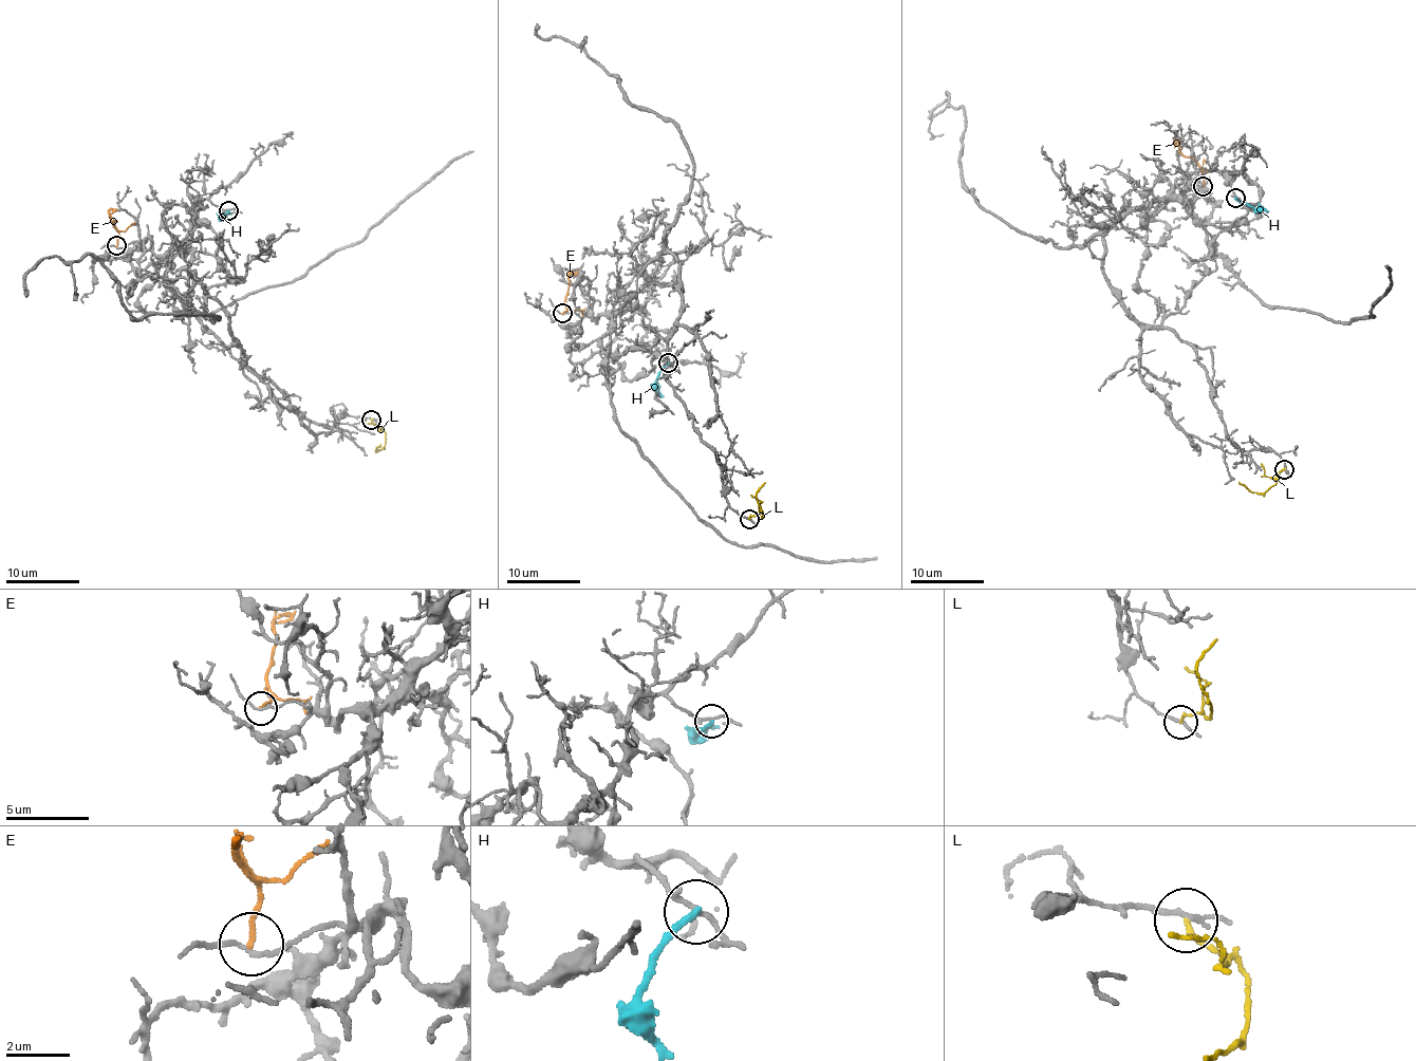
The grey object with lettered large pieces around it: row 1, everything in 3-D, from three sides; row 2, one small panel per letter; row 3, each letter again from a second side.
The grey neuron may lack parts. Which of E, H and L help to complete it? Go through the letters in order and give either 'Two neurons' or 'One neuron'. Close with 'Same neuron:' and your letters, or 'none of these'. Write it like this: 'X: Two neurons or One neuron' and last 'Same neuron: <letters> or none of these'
E: Two neurons
H: Two neurons
L: Two neurons
Same neuron: none of these

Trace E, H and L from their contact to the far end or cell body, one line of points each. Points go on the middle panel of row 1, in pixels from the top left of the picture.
E: (562, 313), (567, 308), (567, 279), (577, 270)
H: (668, 364), (659, 372), (656, 383), (656, 390), (664, 397)
L: (748, 518), (761, 517), (757, 497), (764, 483)

